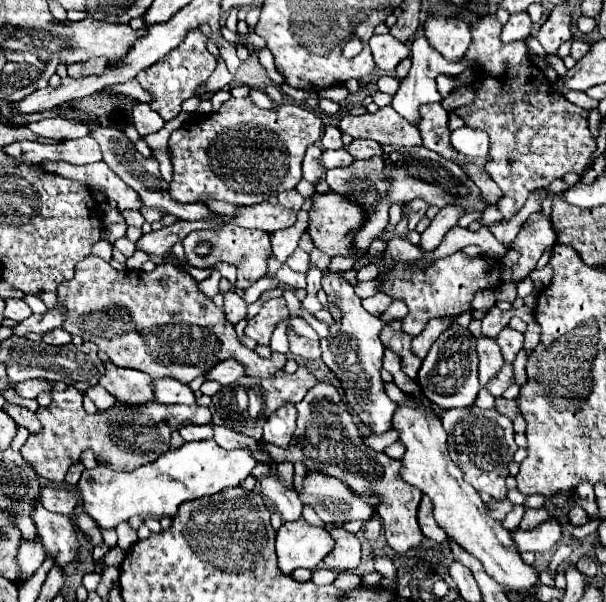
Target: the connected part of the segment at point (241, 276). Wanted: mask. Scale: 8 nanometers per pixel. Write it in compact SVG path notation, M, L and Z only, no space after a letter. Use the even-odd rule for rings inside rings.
M226 225L226 227L218 229L218 231L210 229L210 231L188 233L188 237L182 239L182 245L184 245L184 251L186 251L186 259L194 267L214 267L220 261L228 261L228 263L236 265L238 267L238 281L234 283L236 287L250 287L254 281L264 277L266 259L272 253L270 251L270 235L266 231L242 229L238 225ZM202 241L210 241L210 255L206 255L206 257L198 257L198 253L194 253L194 245L198 245Z

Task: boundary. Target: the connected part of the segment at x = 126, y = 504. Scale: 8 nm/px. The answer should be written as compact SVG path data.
M214 439L184 443L180 449L168 449L152 461L130 473L112 471L108 465L96 469L84 469L78 489L82 495L84 511L102 527L114 529L120 521L128 521L132 515L140 517L174 517L184 501L214 495L226 487L240 485L260 461L250 449L222 449Z

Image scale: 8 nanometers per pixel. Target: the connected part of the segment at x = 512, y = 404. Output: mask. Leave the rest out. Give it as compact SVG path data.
M498 397L496 399L496 411L500 411L502 415L506 415L512 423L514 423L514 431L516 433L524 433L524 417L522 413L518 413L518 403L516 399L504 399L504 397Z

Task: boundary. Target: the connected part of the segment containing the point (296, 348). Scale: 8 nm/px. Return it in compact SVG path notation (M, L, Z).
M288 329L288 341L290 341L290 351L294 355L300 355L306 359L318 359L320 357L318 341L312 341L308 337L300 337L292 329Z

